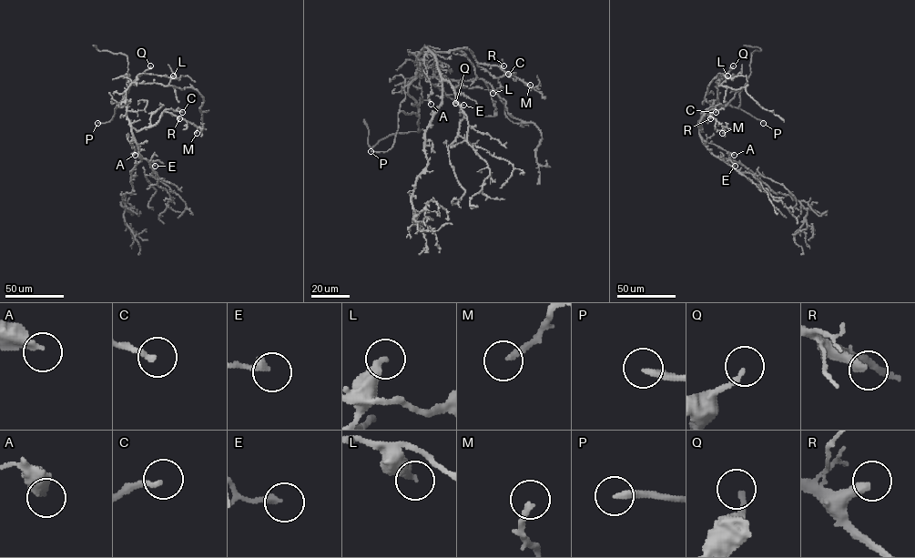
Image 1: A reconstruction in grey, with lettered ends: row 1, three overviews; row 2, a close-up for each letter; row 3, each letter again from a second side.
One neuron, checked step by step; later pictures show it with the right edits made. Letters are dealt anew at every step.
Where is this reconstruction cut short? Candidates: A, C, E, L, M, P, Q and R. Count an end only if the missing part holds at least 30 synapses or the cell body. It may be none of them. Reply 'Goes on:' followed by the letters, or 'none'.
Goes on: C, E, P, R

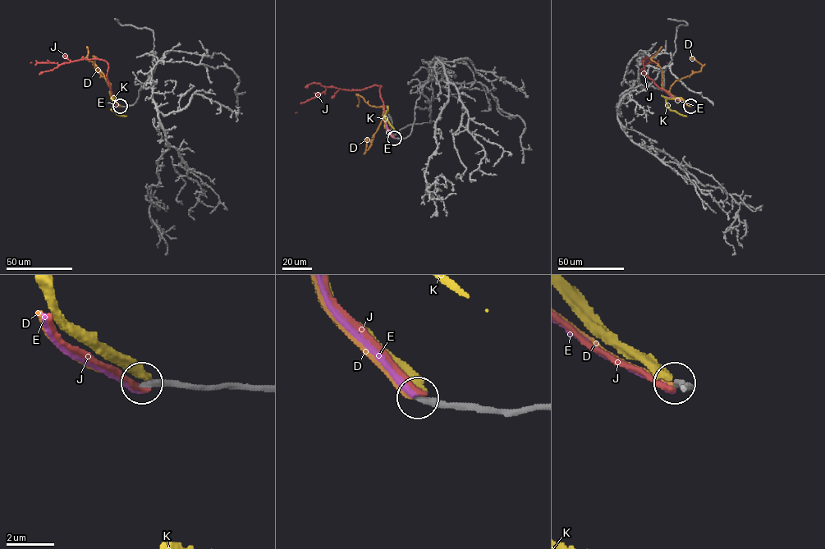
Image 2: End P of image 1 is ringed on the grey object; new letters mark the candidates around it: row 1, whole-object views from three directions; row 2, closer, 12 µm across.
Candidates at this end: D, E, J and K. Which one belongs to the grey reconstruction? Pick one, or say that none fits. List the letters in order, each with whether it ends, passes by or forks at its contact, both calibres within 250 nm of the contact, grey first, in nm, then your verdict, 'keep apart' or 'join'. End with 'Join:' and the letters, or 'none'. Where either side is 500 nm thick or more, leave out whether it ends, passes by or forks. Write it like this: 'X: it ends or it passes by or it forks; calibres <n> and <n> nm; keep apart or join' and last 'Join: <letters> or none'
D: it ends; calibres 240 and 200 nm; keep apart
E: it ends; calibres 280 and 240 nm; keep apart
J: it ends; calibres 280 and 240 nm; keep apart
K: it ends; calibres 300 and 360 nm; keep apart
Join: none

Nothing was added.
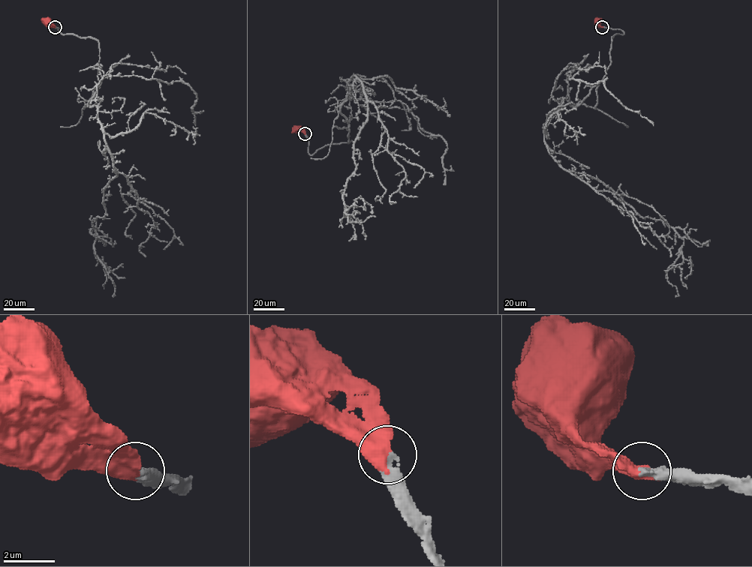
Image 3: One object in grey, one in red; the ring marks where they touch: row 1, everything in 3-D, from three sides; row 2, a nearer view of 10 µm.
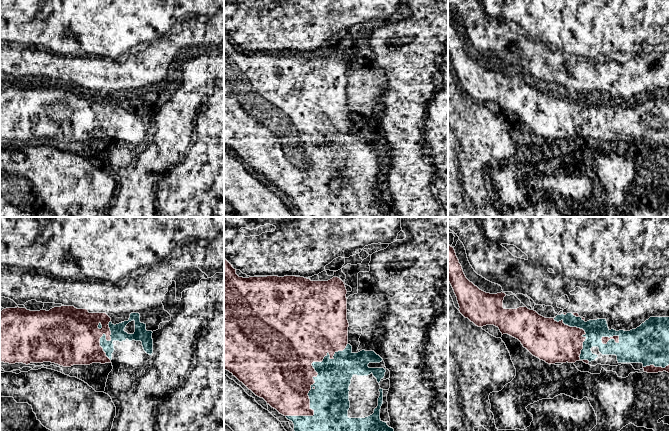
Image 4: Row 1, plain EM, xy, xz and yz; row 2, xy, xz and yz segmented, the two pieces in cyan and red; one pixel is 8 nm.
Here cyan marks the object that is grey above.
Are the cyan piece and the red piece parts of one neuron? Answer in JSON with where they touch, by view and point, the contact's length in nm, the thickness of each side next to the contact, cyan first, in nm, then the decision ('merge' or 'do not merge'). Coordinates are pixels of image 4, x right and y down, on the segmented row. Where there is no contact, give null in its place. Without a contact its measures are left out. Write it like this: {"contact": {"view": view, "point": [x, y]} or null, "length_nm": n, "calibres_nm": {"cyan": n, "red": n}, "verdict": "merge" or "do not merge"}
{"contact": {"view": "xz", "point": [315, 382]}, "length_nm": 750, "calibres_nm": {"cyan": 300, "red": 460}, "verdict": "merge"}

